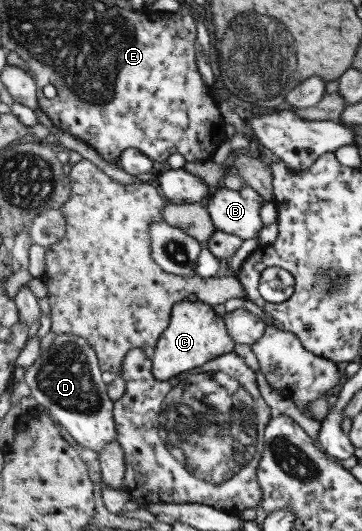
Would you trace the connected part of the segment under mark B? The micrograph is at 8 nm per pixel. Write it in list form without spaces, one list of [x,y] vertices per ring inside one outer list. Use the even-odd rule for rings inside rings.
[[[220,185],[204,202],[214,228],[236,235],[240,240],[255,239],[262,229],[258,216],[264,199],[250,187],[230,190]]]

